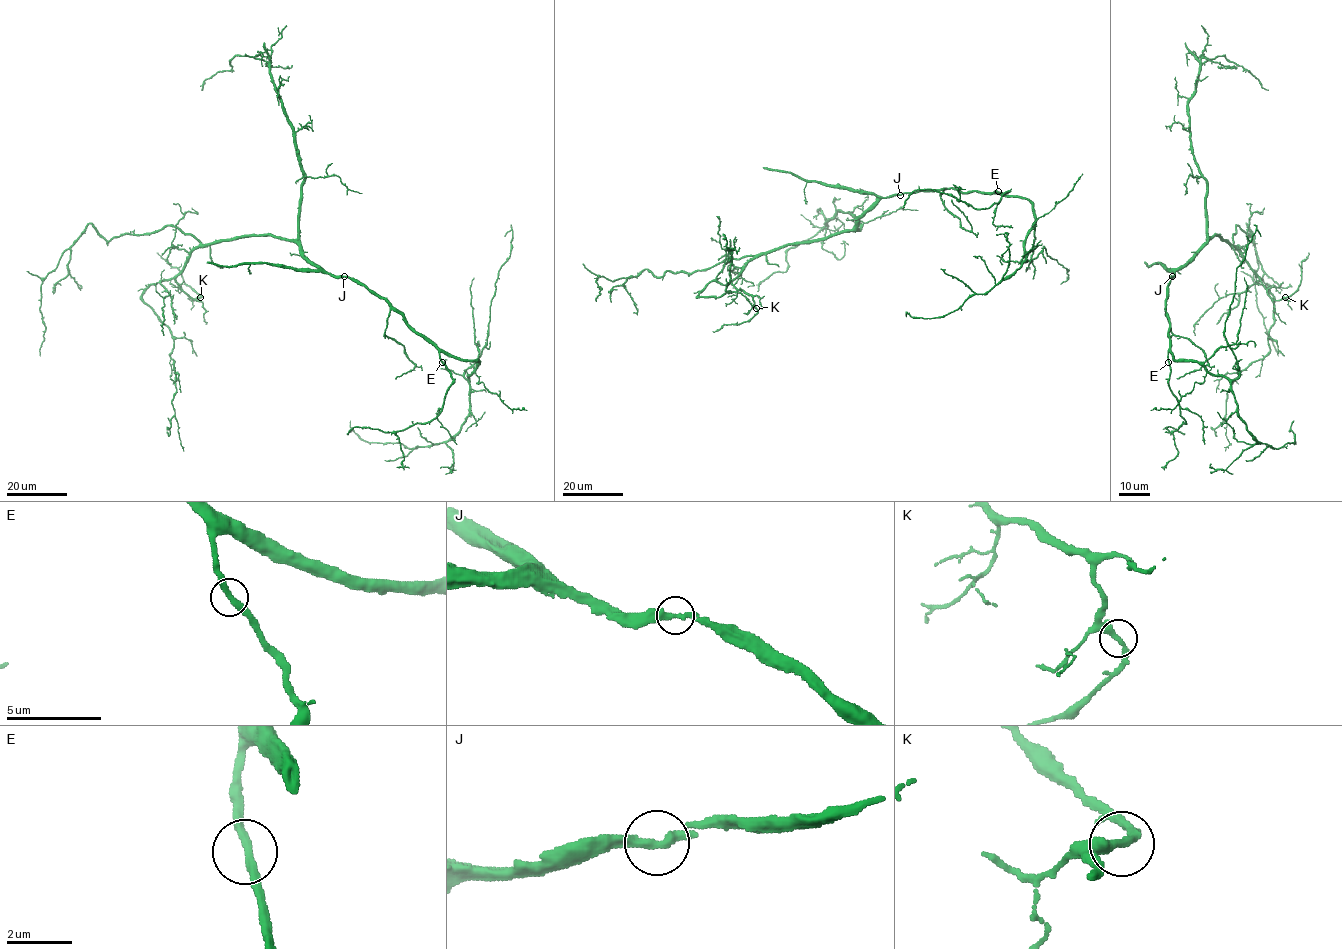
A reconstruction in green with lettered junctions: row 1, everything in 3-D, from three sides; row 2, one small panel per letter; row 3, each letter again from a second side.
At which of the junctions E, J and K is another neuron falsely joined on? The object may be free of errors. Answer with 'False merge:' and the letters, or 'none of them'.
False merge: none of them

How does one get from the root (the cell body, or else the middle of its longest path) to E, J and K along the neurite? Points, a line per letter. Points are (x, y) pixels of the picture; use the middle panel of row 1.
E: (878, 201), (904, 193), (950, 188), (963, 192), (998, 191)
J: (878, 201), (899, 194)
K: (878, 201), (851, 230), (829, 235), (823, 240), (785, 244), (756, 254), (731, 283), (752, 297), (756, 308)

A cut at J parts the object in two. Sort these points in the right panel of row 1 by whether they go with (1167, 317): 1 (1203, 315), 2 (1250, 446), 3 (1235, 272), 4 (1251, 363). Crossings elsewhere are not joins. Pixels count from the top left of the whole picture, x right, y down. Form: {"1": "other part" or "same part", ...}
{"1": "other part", "2": "same part", "3": "same part", "4": "other part"}

